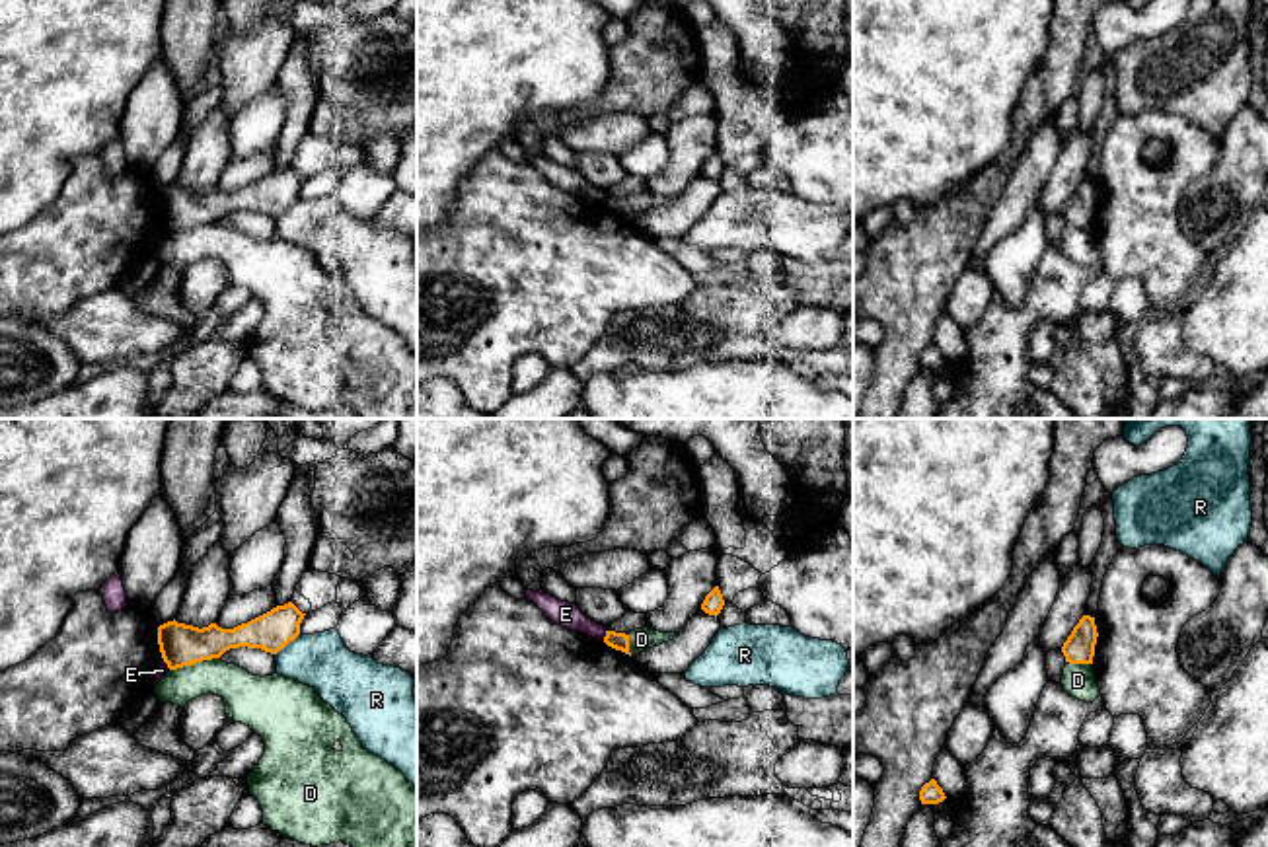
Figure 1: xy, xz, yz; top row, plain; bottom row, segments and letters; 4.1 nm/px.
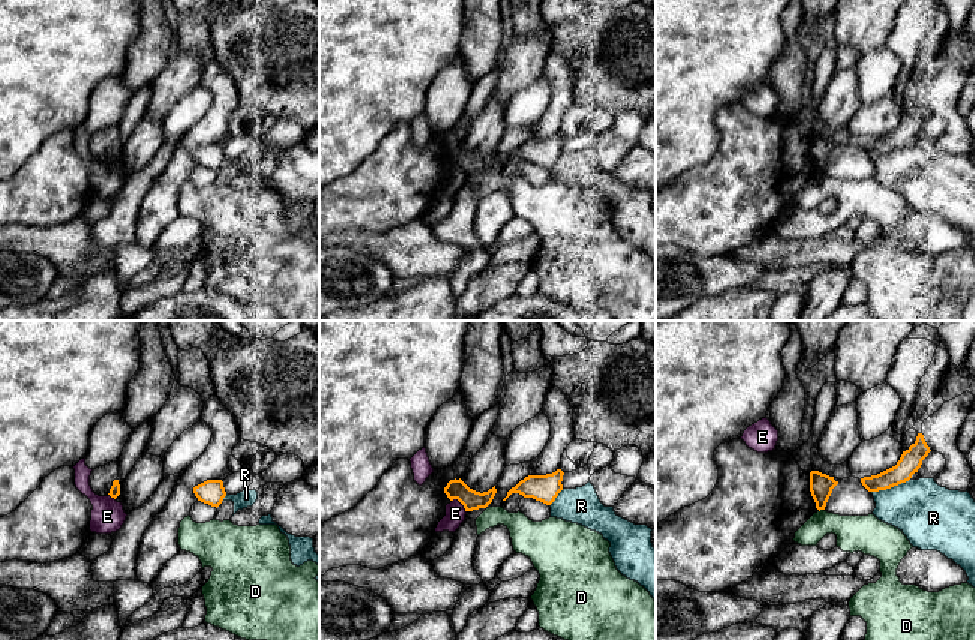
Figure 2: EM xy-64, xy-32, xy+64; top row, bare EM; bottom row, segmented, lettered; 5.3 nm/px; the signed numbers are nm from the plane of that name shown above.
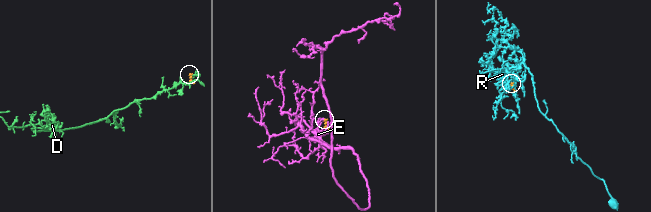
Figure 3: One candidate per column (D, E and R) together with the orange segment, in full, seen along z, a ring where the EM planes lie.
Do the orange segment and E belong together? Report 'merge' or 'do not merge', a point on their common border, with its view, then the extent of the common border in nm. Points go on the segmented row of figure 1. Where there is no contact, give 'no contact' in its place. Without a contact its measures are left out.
do not merge | xz (606, 635) | 50 nm

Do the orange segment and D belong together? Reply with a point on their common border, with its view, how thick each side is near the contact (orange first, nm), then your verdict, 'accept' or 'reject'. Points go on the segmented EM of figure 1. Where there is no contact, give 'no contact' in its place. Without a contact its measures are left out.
contact xy (193, 662); calibres 180 and 180 nm; reject

